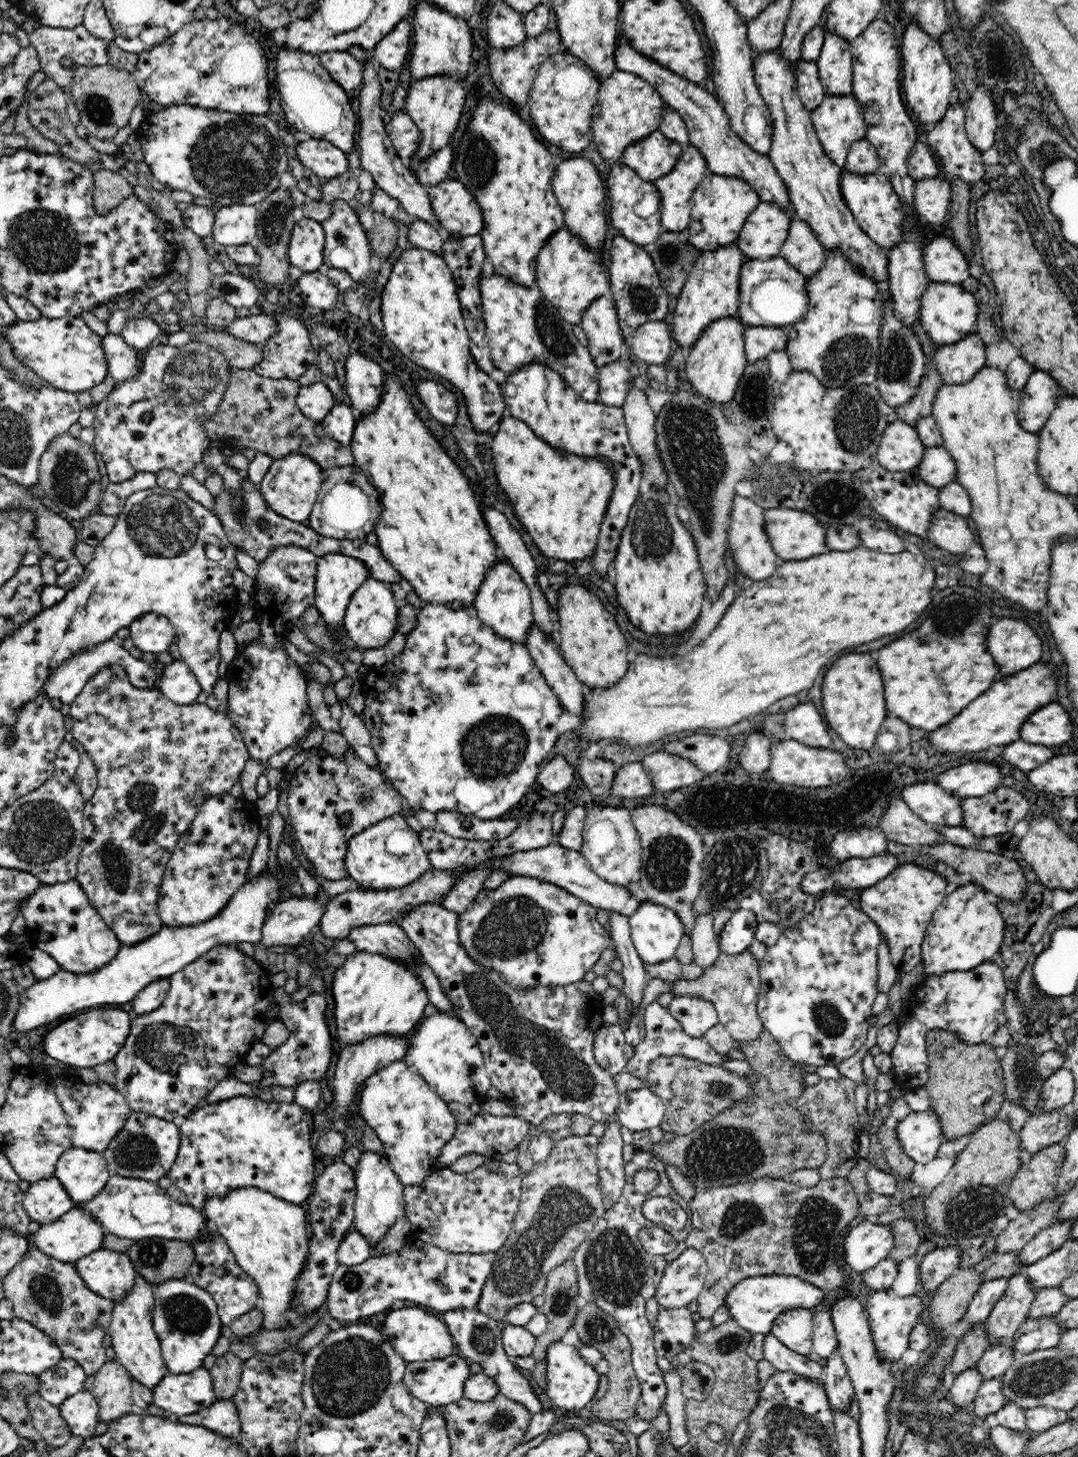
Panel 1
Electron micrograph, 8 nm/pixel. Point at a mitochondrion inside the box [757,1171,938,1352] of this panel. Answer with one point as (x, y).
(817, 1224)

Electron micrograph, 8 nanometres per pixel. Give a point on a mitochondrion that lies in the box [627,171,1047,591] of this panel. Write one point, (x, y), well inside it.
(691, 434)

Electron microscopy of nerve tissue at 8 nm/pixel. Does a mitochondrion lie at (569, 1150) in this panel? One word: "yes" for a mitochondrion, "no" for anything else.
no

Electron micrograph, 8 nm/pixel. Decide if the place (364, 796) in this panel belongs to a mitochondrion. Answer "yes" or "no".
yes

